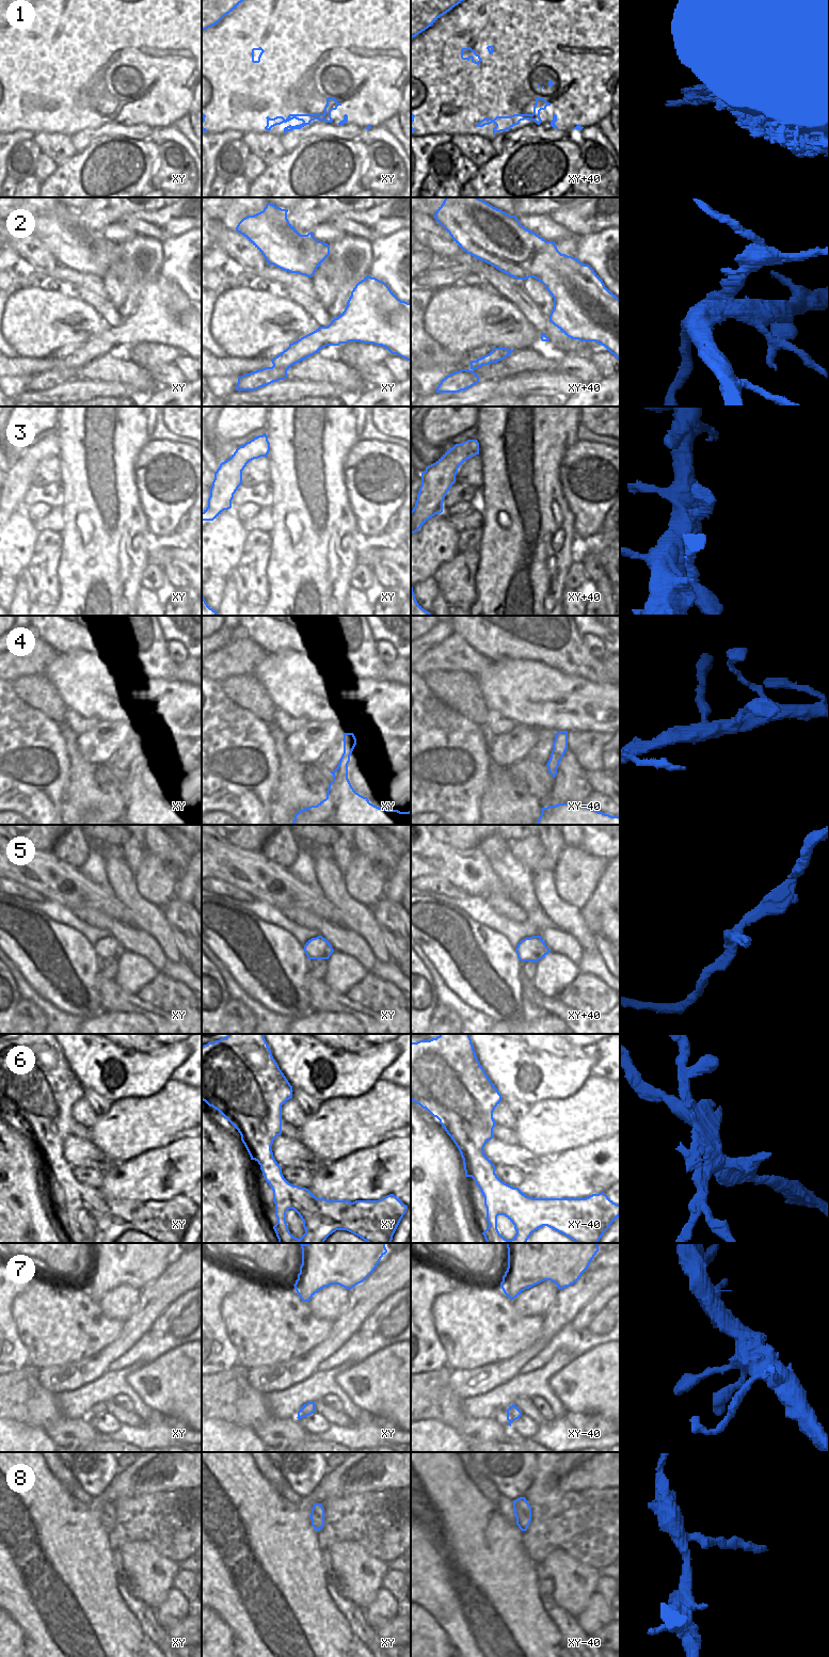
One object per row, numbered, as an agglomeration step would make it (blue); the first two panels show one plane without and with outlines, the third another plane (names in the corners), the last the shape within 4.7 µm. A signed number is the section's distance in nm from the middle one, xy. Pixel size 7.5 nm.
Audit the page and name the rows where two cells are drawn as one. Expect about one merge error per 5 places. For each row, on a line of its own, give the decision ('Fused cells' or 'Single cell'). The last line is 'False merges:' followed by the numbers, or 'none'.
1: Single cell
2: Fused cells
3: Single cell
4: Single cell
5: Single cell
6: Fused cells
7: Single cell
8: Single cell
False merges: 2, 6.

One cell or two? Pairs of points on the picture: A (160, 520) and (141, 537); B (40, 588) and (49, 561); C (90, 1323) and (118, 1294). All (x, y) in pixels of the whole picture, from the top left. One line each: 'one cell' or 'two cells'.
A: two cells
B: one cell
C: two cells

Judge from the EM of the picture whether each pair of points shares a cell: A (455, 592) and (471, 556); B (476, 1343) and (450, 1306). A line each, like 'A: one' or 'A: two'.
A: one
B: one

